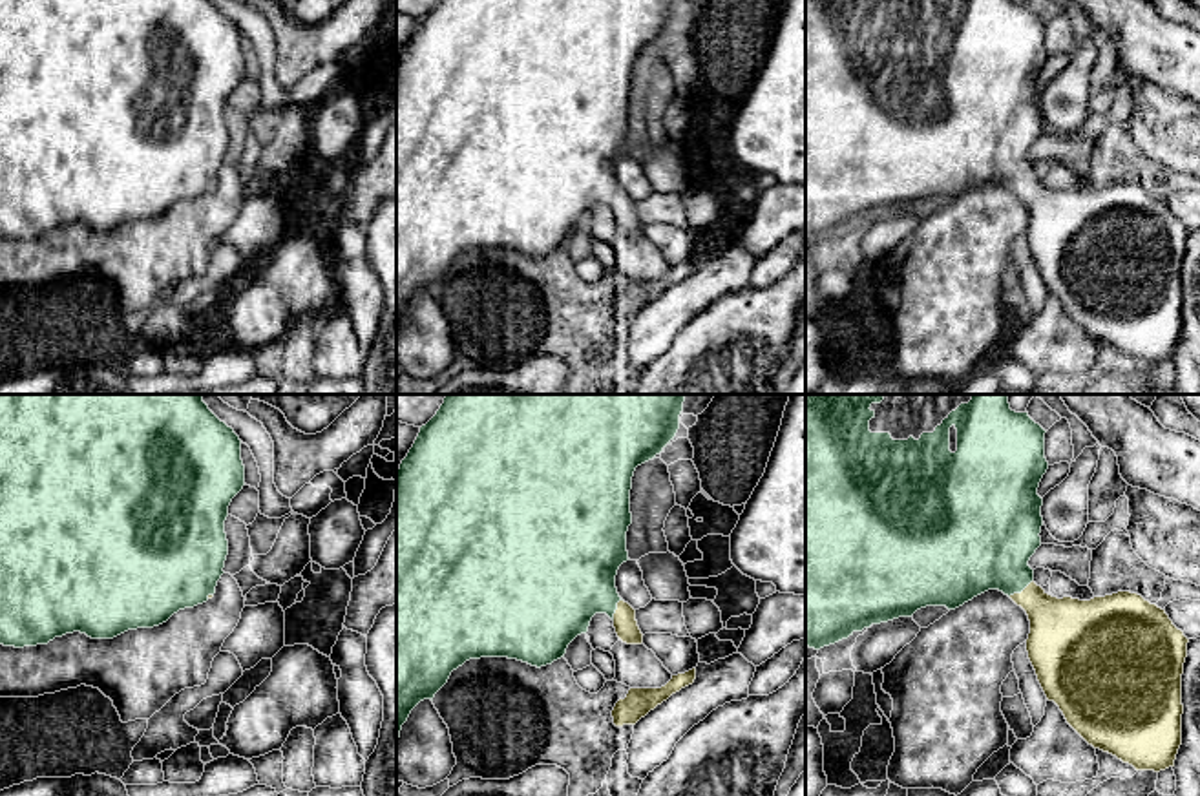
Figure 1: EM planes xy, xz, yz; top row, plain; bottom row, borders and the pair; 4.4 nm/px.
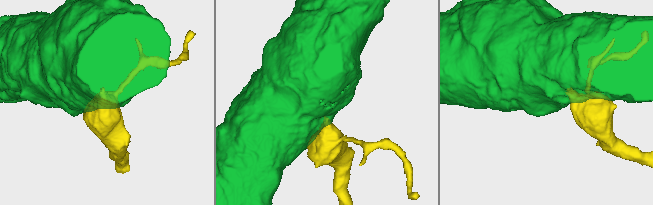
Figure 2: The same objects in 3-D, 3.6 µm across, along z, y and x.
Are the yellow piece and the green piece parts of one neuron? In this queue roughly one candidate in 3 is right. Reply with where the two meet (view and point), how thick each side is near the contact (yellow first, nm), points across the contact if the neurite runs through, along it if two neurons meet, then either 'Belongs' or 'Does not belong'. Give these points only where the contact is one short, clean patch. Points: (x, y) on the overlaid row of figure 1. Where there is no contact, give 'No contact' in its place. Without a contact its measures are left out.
Touches yellow at yz (1021, 592). Thickness 280 nm (yellow) against 380 nm. Path across: yz (1063, 630), (1021, 592), (1016, 579), (989, 546). Belongs

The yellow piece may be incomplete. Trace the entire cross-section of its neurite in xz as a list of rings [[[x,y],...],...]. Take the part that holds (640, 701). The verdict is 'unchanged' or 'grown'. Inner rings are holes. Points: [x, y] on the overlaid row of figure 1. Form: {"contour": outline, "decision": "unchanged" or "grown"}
{"contour": [[[696,668],[672,676],[672,679],[661,688],[630,688],[625,699],[619,699],[612,710],[614,725],[636,725],[658,705],[667,701],[672,694],[692,685],[696,679]]], "decision": "unchanged"}

